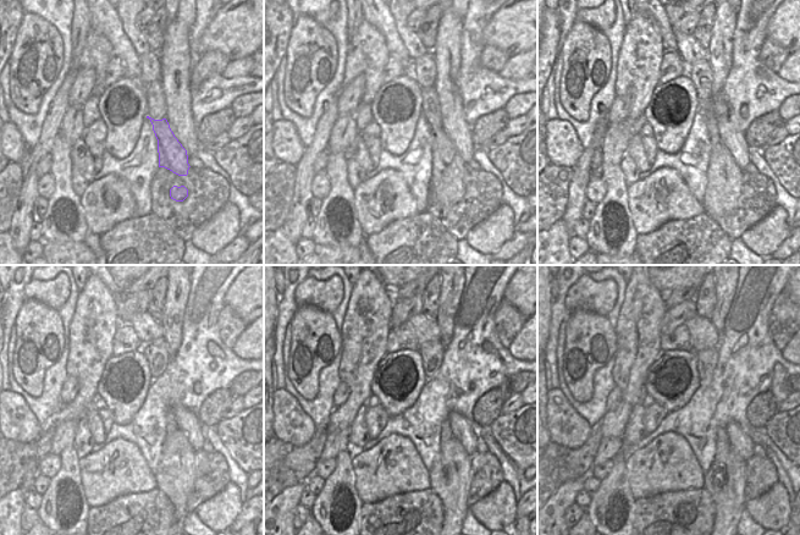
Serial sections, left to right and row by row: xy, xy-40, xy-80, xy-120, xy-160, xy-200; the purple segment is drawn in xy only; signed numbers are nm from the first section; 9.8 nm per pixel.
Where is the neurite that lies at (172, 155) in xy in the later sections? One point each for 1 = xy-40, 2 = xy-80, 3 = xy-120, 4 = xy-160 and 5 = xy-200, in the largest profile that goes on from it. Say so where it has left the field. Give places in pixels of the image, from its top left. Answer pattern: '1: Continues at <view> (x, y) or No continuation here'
1: Continues at xy-40 (448, 167)
2: Continues at xy-80 (723, 187)
3: Continues at xy-120 (175, 475)
4: Continues at xy-160 (450, 476)
5: Continues at xy-200 (724, 480).

